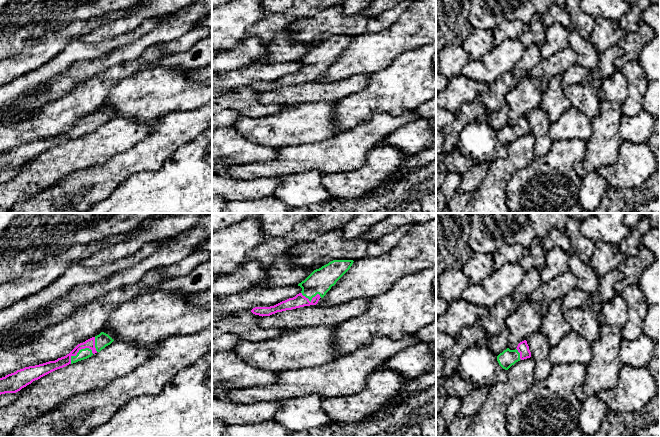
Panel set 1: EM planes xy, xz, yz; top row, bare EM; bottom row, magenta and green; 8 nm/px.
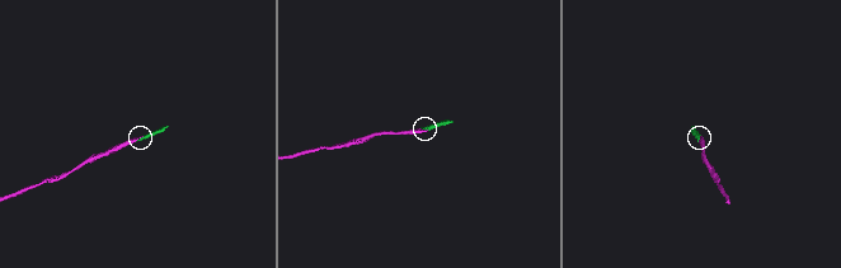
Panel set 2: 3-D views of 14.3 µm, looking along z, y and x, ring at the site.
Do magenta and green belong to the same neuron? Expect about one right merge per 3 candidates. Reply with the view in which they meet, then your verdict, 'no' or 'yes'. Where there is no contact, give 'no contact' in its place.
xy | yes

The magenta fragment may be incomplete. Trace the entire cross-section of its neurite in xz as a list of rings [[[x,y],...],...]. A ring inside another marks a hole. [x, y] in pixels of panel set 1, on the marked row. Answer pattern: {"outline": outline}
{"outline": [[[333,260],[314,270],[304,281],[298,284],[302,291],[274,306],[255,307],[251,312],[259,316],[270,316],[277,312],[292,310],[304,306],[316,305],[332,286],[350,269],[353,260]]]}

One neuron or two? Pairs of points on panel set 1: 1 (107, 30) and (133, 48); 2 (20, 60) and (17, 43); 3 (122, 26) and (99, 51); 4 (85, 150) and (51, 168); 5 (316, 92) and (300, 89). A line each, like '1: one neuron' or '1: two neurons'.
1: two neurons
2: two neurons
3: two neurons
4: one neuron
5: one neuron

